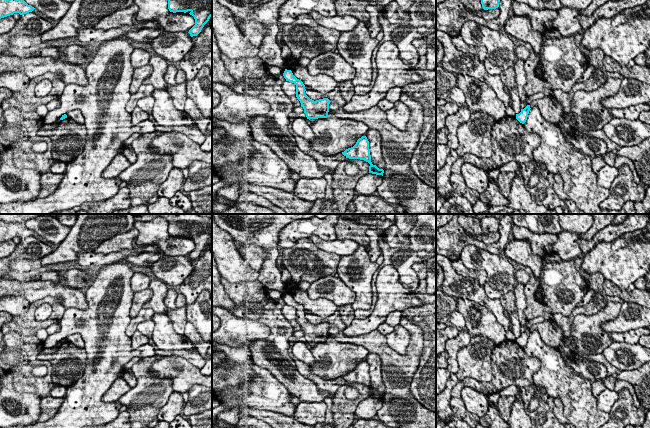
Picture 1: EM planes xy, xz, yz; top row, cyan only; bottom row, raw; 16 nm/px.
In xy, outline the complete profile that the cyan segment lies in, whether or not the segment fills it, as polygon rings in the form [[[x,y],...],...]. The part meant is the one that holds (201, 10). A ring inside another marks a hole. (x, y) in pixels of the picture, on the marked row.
[[[168,0],[170,12],[190,12],[195,25],[189,30],[191,37],[197,36],[212,16],[212,0]]]

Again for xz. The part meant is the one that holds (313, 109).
[[[285,69],[283,73],[286,81],[292,82],[296,85],[296,97],[301,103],[301,107],[304,109],[307,119],[327,118],[329,112],[330,100],[323,98],[319,100],[312,100],[305,94],[305,85],[299,79],[297,79],[291,70]]]

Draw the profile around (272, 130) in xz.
[[[272,75],[263,82],[263,90],[258,98],[270,104],[266,116],[251,117],[249,125],[252,137],[257,142],[270,147],[289,169],[302,178],[322,178],[331,172],[329,168],[320,167],[316,160],[302,152],[295,137],[289,132],[289,114],[295,108],[290,98],[282,90],[286,81],[283,75]]]

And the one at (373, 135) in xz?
[[[369,129],[366,133],[366,137],[369,141],[369,149],[371,155],[371,162],[376,165],[379,169],[385,169],[385,161],[382,157],[381,150],[381,135],[376,129]]]

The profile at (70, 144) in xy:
[[[69,117],[59,120],[53,130],[40,129],[40,136],[47,136],[52,141],[52,158],[54,161],[68,163],[80,155],[85,146],[87,129]]]

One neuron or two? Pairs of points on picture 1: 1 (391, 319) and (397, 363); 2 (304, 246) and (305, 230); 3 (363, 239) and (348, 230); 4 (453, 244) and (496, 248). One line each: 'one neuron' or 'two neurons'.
1: two neurons
2: two neurons
3: one neuron
4: one neuron

